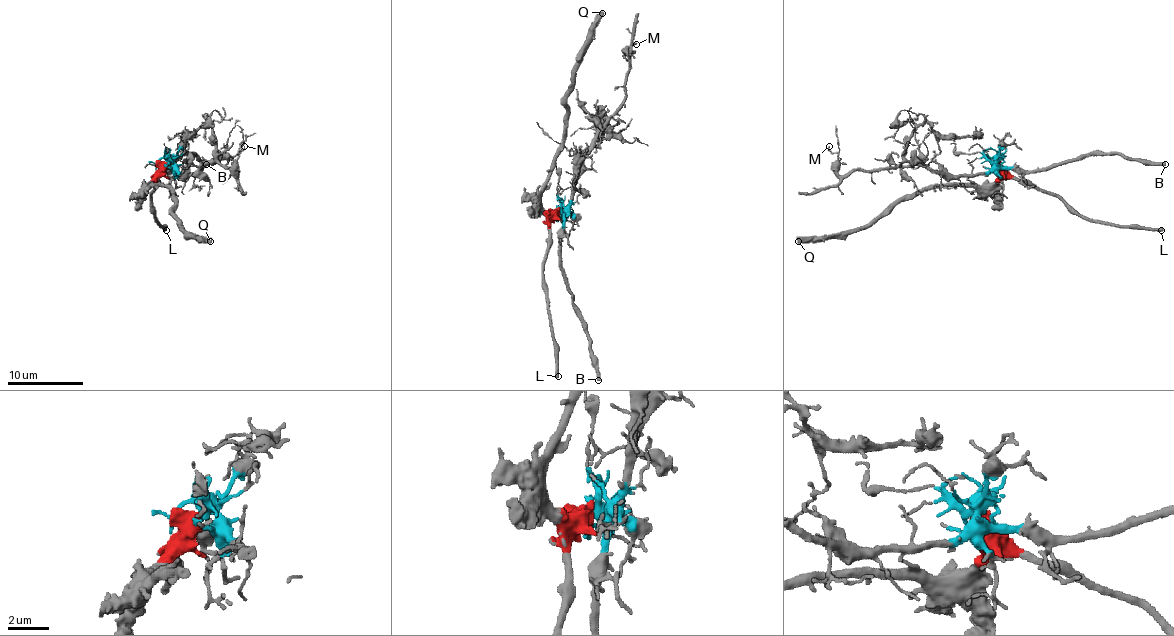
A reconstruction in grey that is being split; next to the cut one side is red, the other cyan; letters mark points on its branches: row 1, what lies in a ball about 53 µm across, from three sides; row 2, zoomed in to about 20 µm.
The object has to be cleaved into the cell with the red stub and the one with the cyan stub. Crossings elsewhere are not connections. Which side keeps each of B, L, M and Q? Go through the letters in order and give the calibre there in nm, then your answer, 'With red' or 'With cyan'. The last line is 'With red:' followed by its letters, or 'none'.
B: Thickness 380 nm. With cyan
L: Thickness 360 nm. With red
M: Thickness 120 nm. With cyan
Q: Thickness 550 nm. With red
With red: L, Q

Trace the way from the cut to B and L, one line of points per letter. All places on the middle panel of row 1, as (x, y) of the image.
B: (557, 212), (563, 214), (559, 263), (589, 343), (591, 365), (599, 380)
L: (557, 212), (550, 227), (550, 244), (544, 256), (542, 275), (554, 331), (557, 376)

